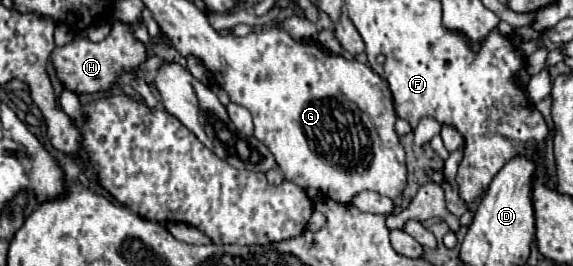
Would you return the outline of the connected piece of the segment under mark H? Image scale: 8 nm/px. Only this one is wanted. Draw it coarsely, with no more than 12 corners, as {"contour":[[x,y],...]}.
{"contour":[[128,24],[102,42],[74,38],[52,52],[76,94],[108,90],[146,60]]}

